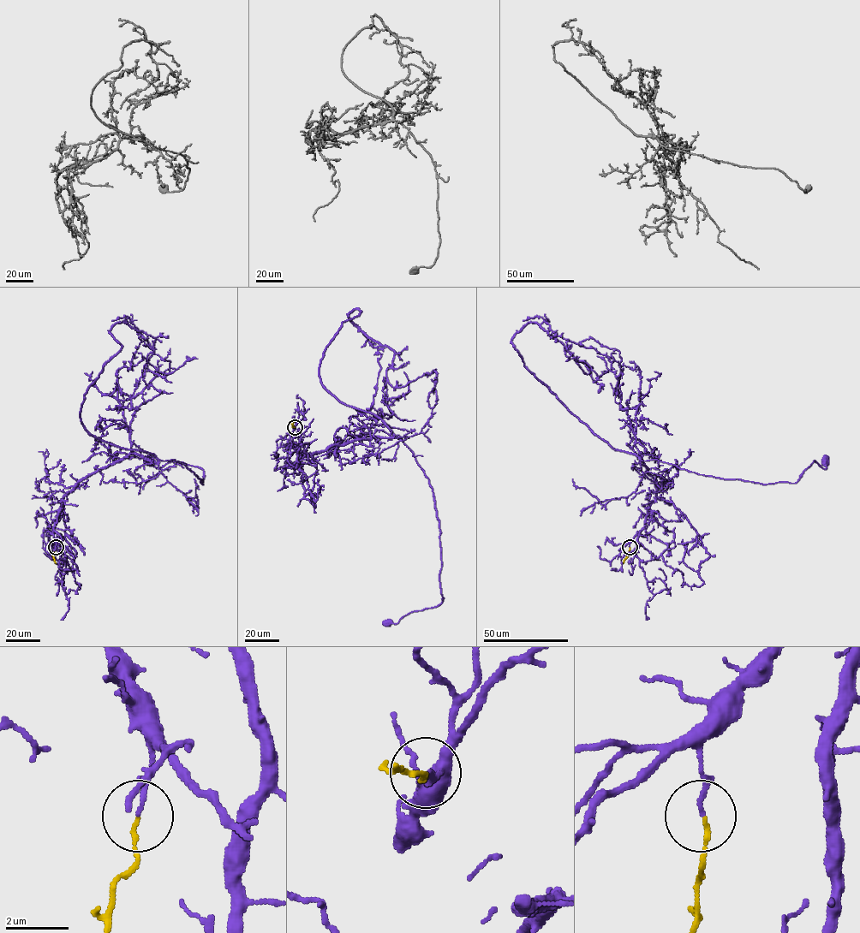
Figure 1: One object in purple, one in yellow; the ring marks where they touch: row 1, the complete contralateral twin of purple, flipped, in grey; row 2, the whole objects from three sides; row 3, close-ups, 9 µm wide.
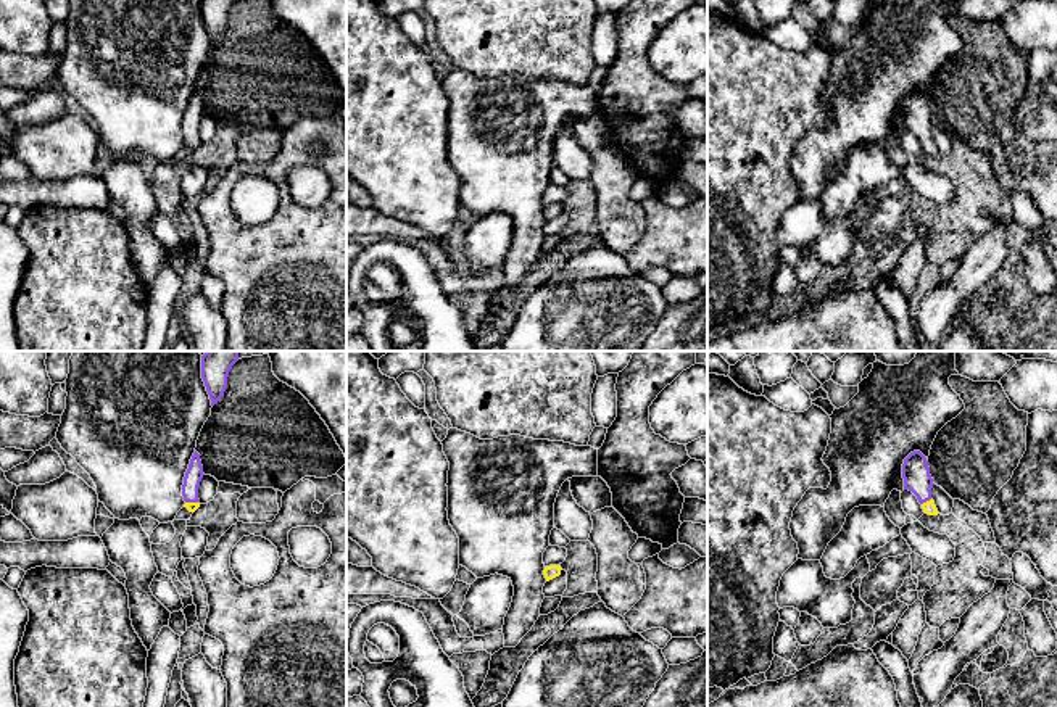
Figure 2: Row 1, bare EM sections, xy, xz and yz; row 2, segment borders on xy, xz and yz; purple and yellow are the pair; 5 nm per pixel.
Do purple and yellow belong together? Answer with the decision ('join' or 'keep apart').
join

